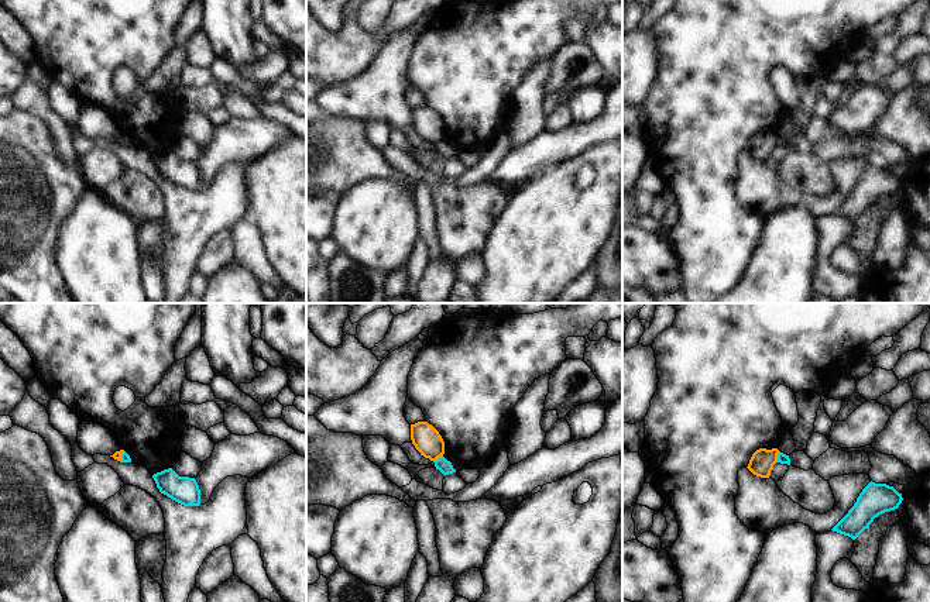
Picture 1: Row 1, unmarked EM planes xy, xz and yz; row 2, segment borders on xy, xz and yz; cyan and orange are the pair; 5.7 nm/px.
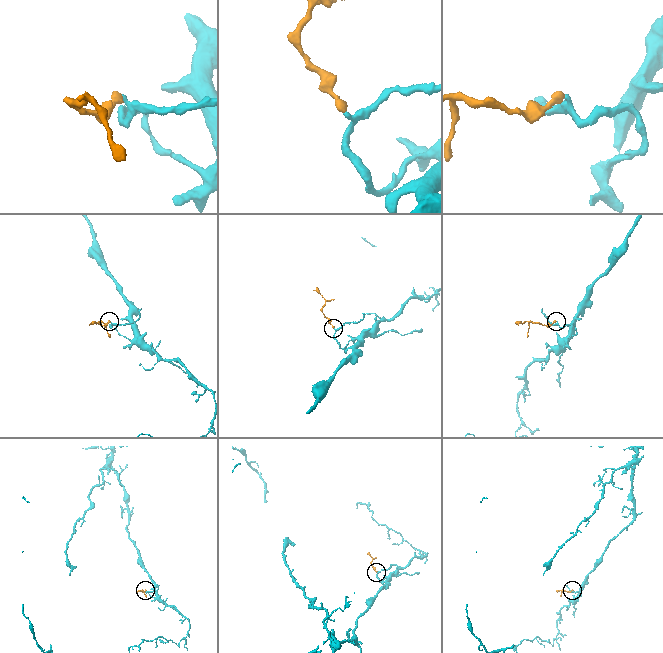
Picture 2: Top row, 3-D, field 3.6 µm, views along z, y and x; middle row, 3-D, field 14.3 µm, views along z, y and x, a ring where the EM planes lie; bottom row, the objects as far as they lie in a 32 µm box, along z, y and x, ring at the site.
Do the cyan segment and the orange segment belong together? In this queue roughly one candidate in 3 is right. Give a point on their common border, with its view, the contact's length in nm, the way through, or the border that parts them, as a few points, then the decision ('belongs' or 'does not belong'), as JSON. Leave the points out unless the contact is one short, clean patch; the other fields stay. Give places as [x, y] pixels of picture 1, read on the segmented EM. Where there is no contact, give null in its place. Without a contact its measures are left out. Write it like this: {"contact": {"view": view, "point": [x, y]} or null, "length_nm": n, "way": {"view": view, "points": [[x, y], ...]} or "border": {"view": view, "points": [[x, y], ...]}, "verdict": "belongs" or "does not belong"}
{"contact": {"view": "yz", "point": [778, 457]}, "length_nm": 70, "border": {"view": "yz", "points": [[779, 451], [776, 461]]}, "verdict": "does not belong"}

